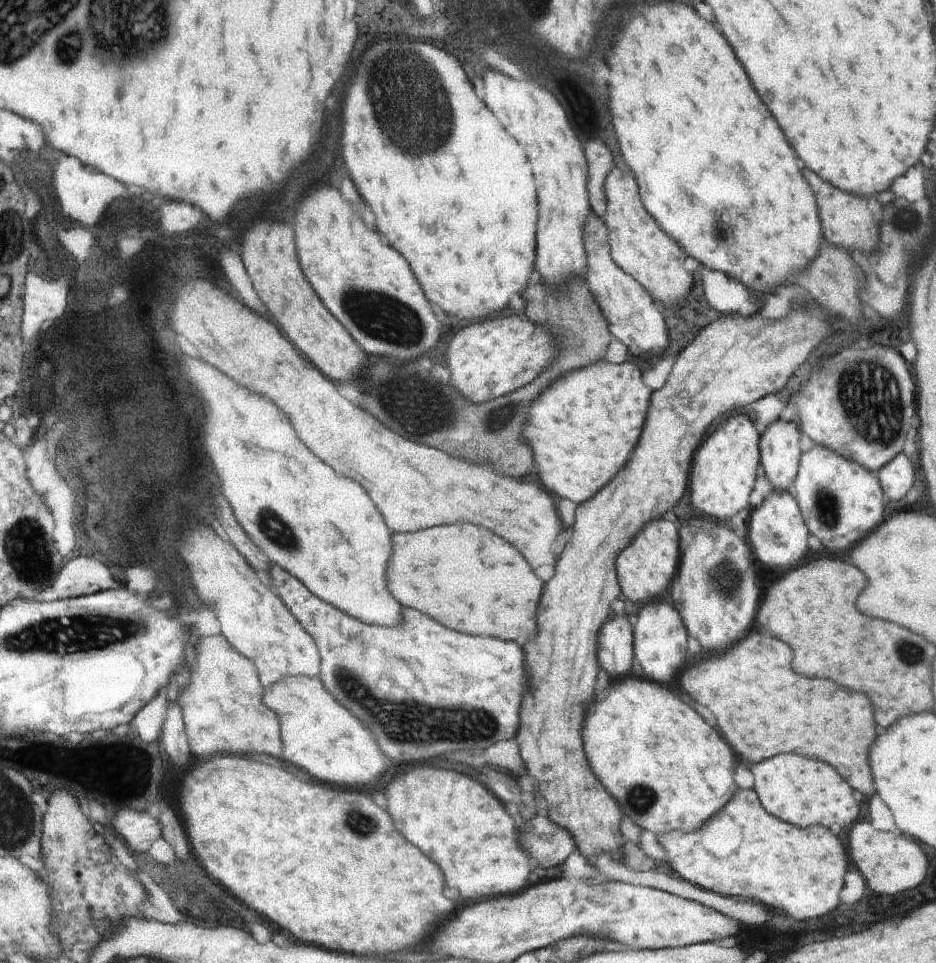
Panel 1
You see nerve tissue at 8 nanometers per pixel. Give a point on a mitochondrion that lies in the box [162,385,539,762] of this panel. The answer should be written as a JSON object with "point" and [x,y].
{"point":[390,717]}

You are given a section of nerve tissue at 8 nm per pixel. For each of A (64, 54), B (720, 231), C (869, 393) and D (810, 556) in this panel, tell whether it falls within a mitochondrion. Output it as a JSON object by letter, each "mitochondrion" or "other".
{"A":"mitochondrion","B":"mitochondrion","C":"mitochondrion","D":"other"}

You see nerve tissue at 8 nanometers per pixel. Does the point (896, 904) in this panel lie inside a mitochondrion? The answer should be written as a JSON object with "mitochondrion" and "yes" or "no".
{"mitochondrion":"no"}

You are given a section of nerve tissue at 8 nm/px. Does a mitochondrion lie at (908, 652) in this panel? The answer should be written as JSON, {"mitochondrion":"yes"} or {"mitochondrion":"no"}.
{"mitochondrion":"yes"}

